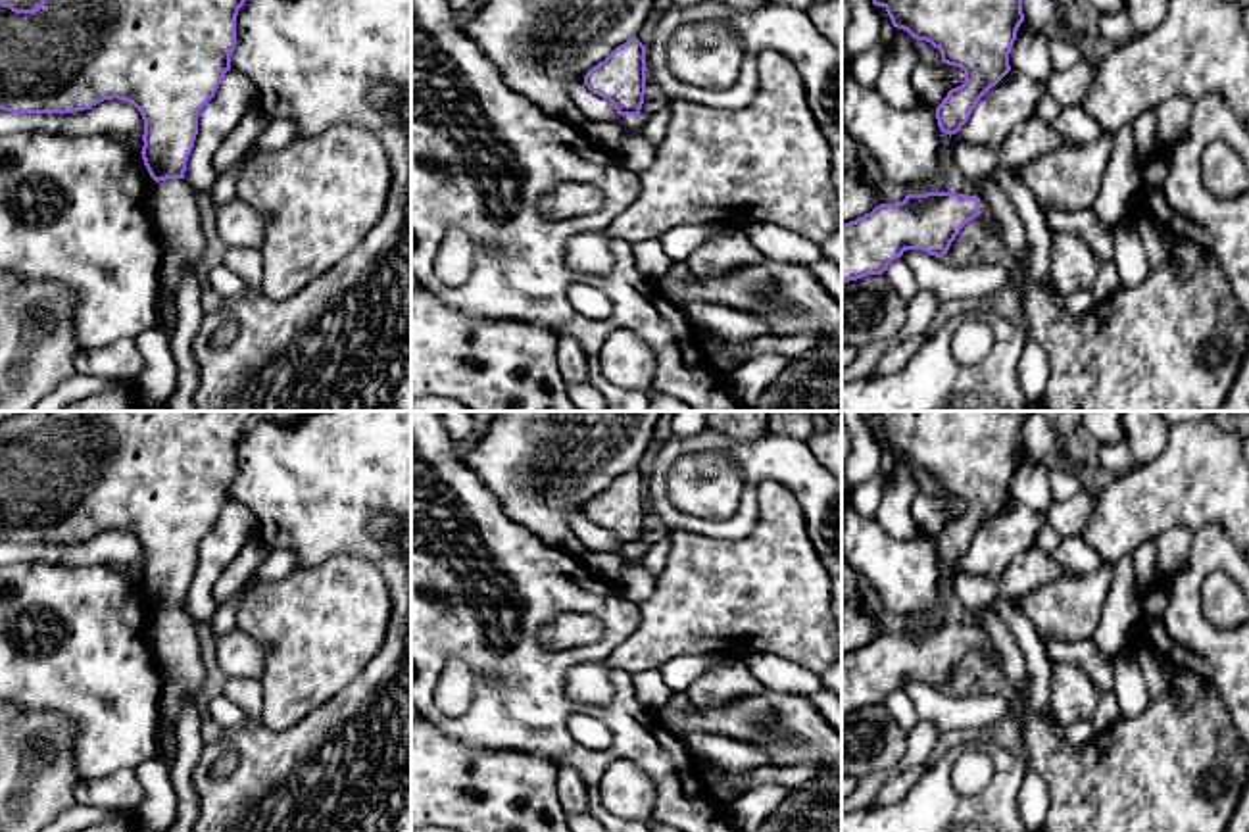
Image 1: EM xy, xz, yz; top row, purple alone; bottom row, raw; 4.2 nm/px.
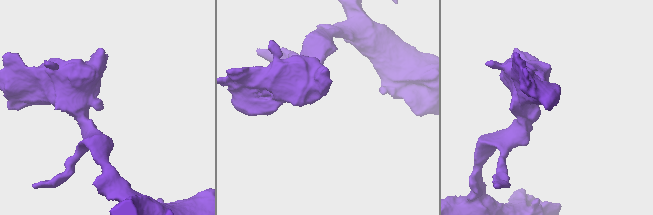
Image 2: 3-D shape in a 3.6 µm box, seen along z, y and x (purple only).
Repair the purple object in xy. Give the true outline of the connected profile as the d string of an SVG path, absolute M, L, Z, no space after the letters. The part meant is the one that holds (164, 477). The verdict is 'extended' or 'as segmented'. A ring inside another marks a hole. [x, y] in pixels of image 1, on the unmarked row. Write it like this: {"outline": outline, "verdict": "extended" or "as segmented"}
{"outline": "M21 411L40 417L40 434L17 440L0 428L0 540L10 544L71 544L104 530L125 530L144 550L142 590L159 613L184 609L198 565L198 546L231 502L236 446L256 411Z", "verdict": "as segmented"}

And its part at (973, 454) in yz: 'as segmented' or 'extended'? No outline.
as segmented

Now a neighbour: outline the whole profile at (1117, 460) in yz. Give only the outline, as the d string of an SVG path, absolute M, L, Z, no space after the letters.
M1126 442L1101 444L1099 459L1101 459L1103 478L1120 477L1136 465Z

